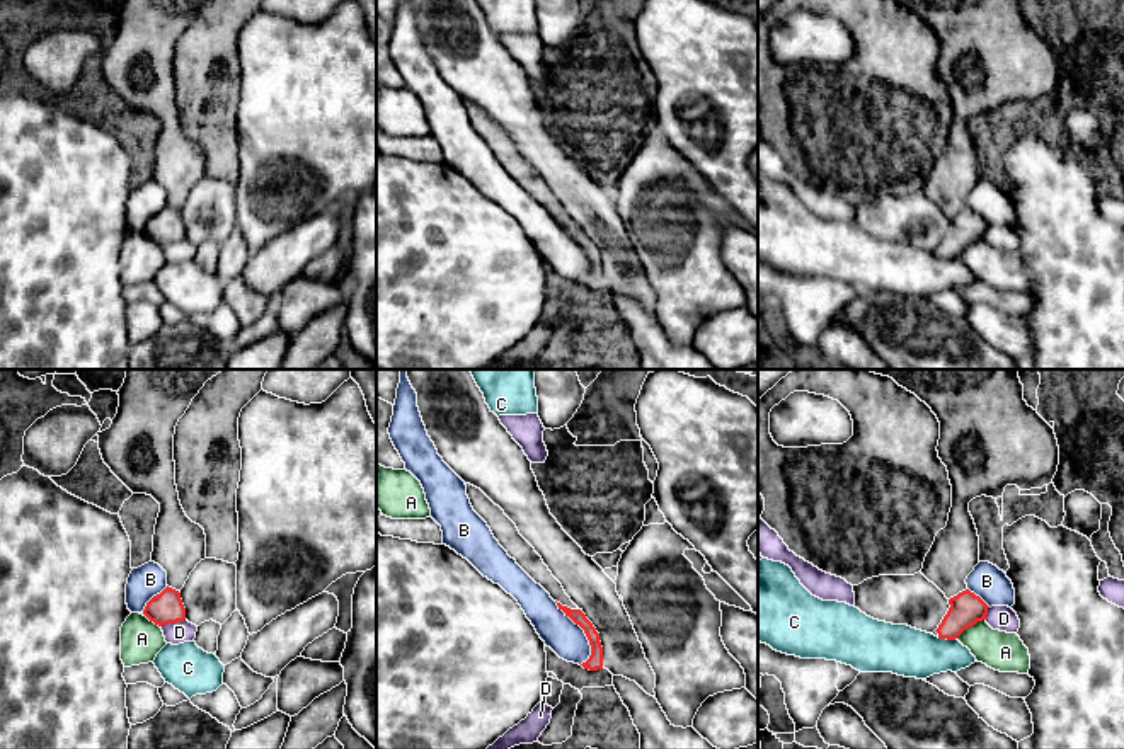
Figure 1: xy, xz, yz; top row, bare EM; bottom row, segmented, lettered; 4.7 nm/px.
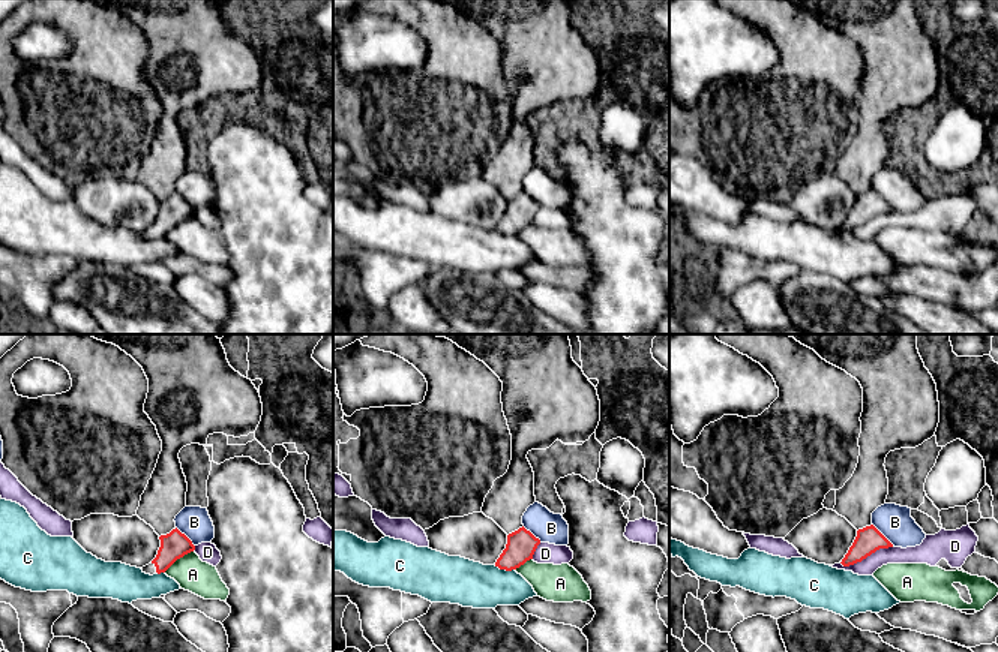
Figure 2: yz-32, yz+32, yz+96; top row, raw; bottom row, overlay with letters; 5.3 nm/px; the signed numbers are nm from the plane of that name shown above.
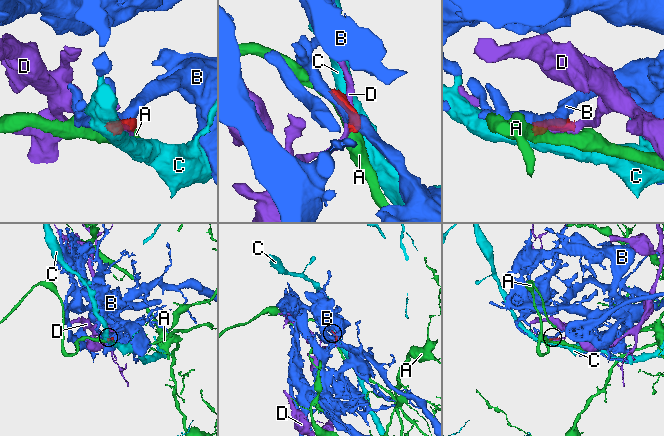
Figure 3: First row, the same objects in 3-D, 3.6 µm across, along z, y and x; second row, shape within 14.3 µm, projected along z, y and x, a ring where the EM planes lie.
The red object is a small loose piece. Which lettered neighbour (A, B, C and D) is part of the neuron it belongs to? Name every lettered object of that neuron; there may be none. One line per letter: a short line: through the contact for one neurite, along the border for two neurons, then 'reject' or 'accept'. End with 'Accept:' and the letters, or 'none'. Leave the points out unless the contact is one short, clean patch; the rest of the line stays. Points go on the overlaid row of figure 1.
A: line yz (985, 618), (966, 627), (956, 637); reject
B: reject
C: line yz (937, 637), (956, 639); reject
D: reject
Accept: none

